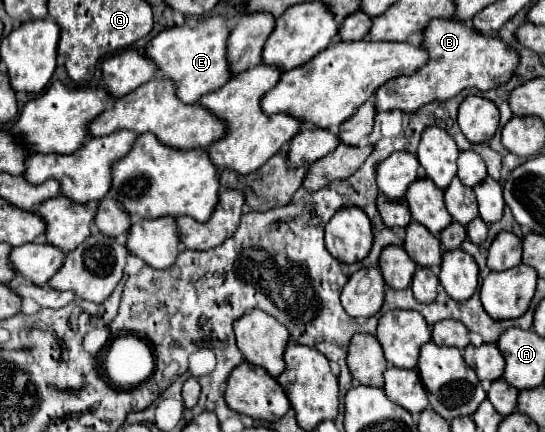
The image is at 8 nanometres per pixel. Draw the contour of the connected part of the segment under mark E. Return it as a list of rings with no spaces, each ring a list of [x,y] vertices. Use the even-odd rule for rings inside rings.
[[[226,16],[210,18],[190,18],[184,26],[174,26],[162,30],[146,46],[146,56],[152,58],[158,66],[158,74],[176,82],[176,94],[184,104],[194,104],[208,92],[218,90],[232,78],[230,62],[226,56],[230,28]]]

